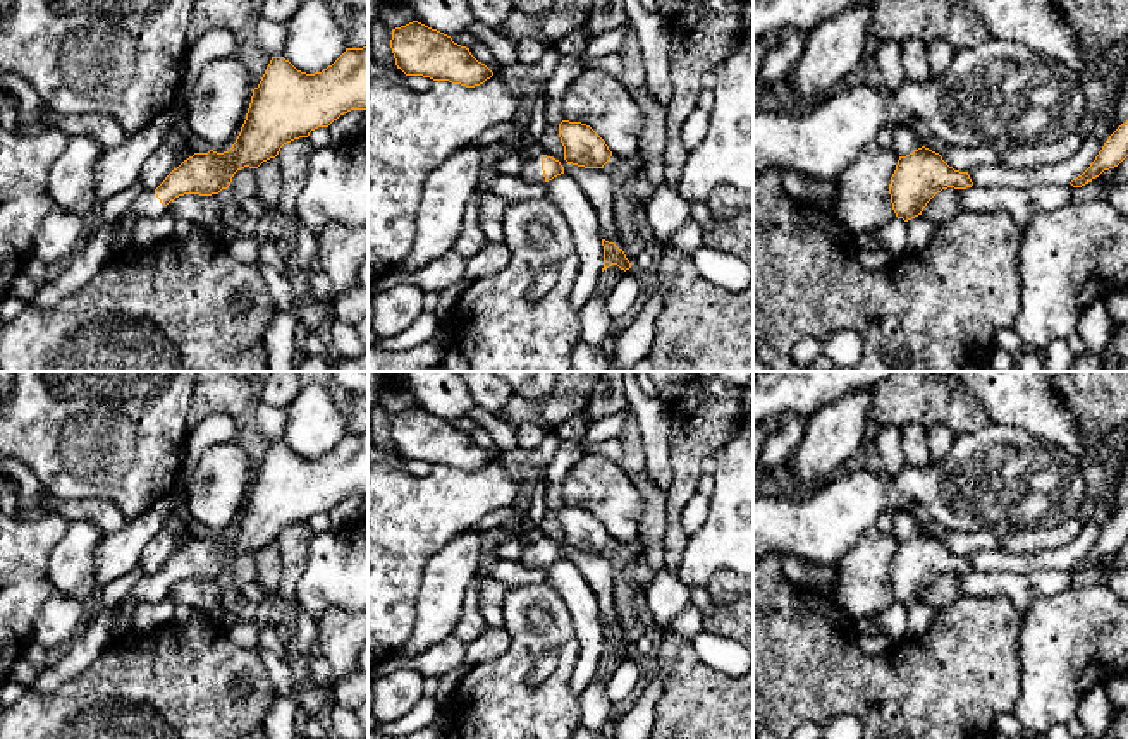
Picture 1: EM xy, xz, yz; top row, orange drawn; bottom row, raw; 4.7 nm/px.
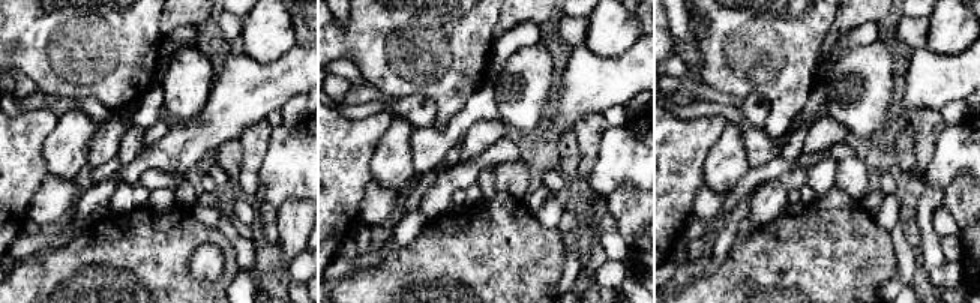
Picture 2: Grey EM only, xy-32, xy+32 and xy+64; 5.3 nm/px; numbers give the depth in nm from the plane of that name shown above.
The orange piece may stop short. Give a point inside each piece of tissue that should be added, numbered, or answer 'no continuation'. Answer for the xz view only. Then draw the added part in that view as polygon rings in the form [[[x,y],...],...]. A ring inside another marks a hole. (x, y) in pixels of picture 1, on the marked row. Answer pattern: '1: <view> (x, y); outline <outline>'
1: xz (532, 172); outline [[[542,158],[526,160],[519,177],[530,184],[543,184],[545,177],[542,170]]]

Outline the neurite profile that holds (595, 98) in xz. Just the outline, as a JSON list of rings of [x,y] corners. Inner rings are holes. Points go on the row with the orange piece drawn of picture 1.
[[[585,69],[561,98],[564,120],[590,125],[612,155],[633,160],[640,155],[645,124],[641,108],[624,84],[602,69]]]

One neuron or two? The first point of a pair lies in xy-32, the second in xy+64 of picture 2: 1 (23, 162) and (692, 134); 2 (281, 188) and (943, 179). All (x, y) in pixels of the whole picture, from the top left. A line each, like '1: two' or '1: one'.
1: one
2: one

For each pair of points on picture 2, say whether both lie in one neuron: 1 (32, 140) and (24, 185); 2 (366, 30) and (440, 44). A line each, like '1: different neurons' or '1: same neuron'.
1: same neuron
2: same neuron

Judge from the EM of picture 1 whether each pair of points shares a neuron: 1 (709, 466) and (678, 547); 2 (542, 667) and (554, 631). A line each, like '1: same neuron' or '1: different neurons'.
1: different neurons
2: different neurons

